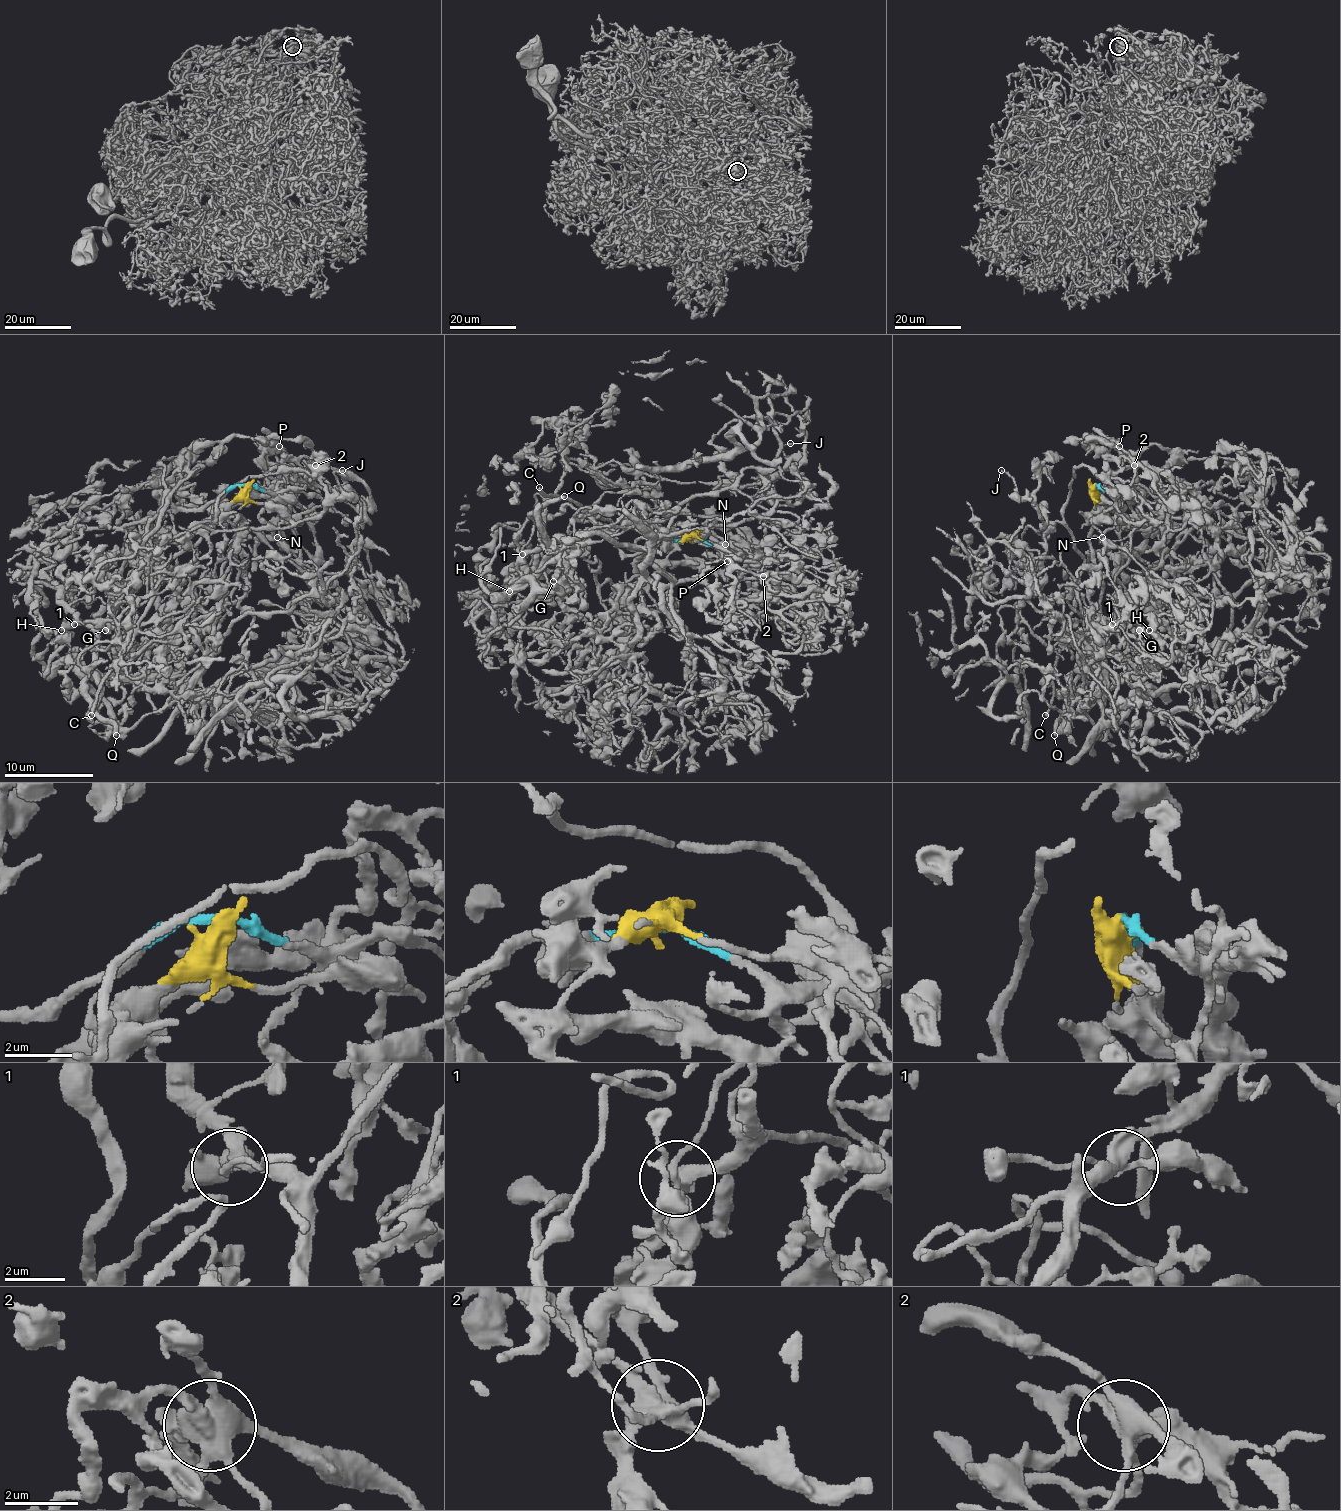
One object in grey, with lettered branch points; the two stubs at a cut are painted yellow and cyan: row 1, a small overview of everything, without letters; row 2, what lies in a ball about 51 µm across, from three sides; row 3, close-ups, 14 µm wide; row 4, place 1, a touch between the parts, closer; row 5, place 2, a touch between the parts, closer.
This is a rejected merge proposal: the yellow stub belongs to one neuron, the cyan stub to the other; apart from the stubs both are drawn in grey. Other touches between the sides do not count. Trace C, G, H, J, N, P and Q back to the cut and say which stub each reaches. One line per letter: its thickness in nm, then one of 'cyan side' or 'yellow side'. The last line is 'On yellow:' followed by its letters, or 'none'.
C: calibre 240 nm; yellow side
G: calibre 440 nm; cyan side
H: calibre 260 nm; yellow side
J: calibre 140 nm; yellow side
N: calibre 130 nm; yellow side
P: calibre 480 nm; yellow side
Q: calibre 380 nm; cyan side
On yellow: C, H, J, N, P

